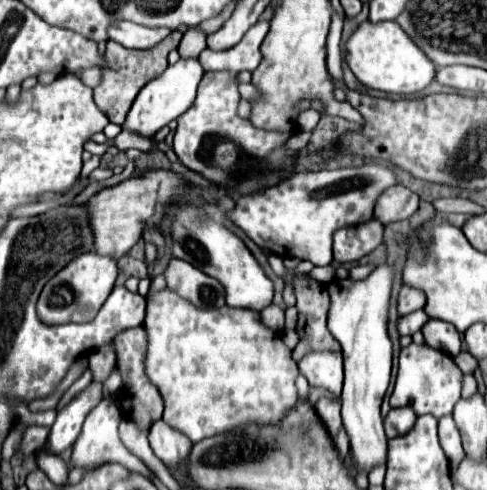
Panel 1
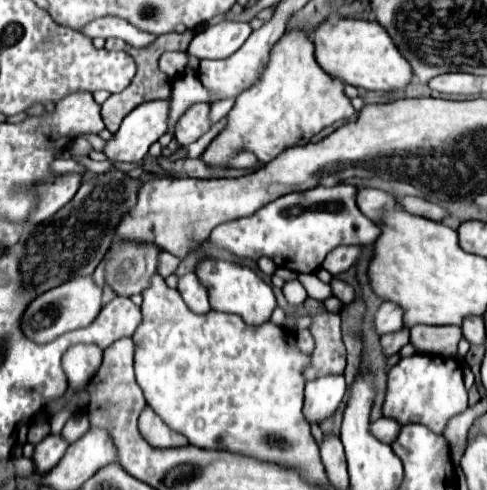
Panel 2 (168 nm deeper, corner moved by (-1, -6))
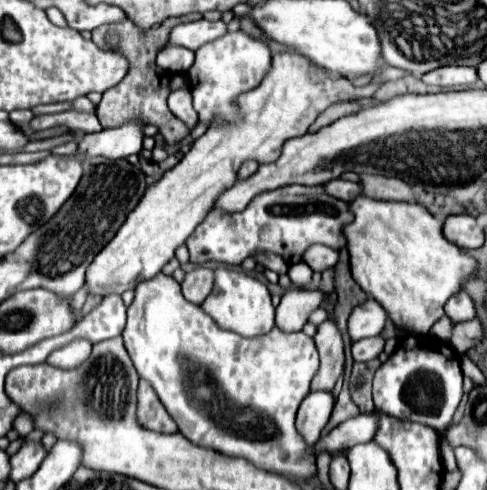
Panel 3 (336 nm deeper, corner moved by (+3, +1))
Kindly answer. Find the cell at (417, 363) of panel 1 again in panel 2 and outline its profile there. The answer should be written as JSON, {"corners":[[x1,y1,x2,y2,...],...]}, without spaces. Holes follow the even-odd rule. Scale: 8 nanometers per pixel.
{"corners":[[440,355,402,357,388,371,388,393,384,401,384,415,398,419,402,425,422,423,436,433,442,433,448,419,468,407,468,391,462,381,462,371,456,359]]}

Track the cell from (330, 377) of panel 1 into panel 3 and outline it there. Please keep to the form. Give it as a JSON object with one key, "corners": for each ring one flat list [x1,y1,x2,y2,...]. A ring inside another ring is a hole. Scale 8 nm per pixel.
{"corners":[[310,392,298,408,296,430,304,436,304,442,314,444,326,426,330,412,334,408,334,398,330,392]]}

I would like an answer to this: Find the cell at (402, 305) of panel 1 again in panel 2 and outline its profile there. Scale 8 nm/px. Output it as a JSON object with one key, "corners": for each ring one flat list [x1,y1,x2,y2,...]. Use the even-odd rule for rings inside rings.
{"corners":[[384,301,376,313,374,319,376,331,380,335,392,333,392,331,400,331,404,327,404,309,400,309,396,303,392,301]]}

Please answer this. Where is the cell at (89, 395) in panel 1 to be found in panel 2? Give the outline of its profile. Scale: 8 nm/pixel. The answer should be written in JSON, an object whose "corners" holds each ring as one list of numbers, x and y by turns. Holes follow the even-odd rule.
{"corners":[[60,433,44,437,44,441,40,441,36,445,36,451,34,451,34,457,32,457,36,471,38,473,50,471,64,457,66,449,68,449,68,441]]}

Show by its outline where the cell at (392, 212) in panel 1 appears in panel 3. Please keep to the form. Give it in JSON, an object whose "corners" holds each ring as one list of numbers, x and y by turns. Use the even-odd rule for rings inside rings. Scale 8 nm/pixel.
{"corners":[[342,178,330,180,328,184,324,184,324,190,328,190,330,196,336,196,338,200,344,200,344,202,350,202,352,198,362,194,362,188,360,188,358,182,348,182,348,180,342,180]]}

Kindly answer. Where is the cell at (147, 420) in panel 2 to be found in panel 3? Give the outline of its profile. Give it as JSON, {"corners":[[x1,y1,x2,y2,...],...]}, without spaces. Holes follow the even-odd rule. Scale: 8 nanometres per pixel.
{"corners":[[140,380,140,388,138,388,138,422,144,428,156,430,156,432,166,432,166,434,178,432,176,422,162,406,154,388,144,380]]}

